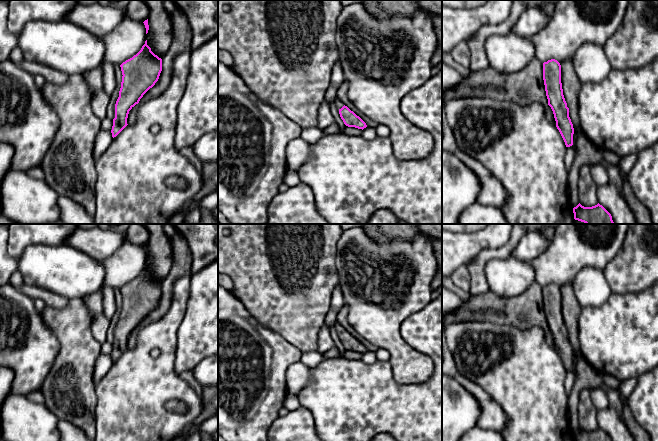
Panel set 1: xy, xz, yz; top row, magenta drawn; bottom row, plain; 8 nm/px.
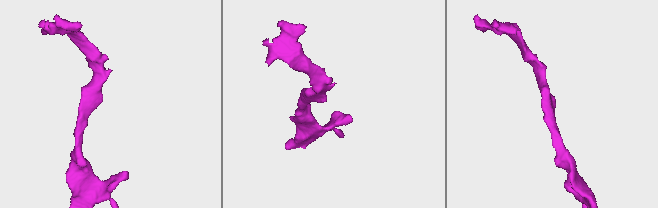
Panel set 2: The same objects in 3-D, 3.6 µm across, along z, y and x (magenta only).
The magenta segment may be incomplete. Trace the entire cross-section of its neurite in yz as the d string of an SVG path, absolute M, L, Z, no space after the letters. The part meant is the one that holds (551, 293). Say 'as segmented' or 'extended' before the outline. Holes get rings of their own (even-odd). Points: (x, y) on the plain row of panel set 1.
as segmented; M551 283L543 287L543 304L548 329L553 335L556 351L566 371L570 371L573 369L574 352L569 341L569 332L563 319L561 289L557 284Z

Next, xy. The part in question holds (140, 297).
as segmented; M147 264L141 274L132 282L126 284L121 289L122 306L119 321L115 328L115 342L113 343L112 361L116 361L128 348L129 335L139 327L143 319L152 312L158 305L162 295L162 283L155 279L147 269Z

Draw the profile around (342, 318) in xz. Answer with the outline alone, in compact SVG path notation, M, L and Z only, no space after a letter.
M346 304L343 305L337 315L337 322L342 325L351 335L359 340L367 349L367 351L376 352L379 348L363 338L349 323L348 323L349 308Z

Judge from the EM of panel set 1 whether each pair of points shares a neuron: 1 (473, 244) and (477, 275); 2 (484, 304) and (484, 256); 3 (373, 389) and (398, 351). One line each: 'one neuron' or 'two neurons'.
1: two neurons
2: two neurons
3: two neurons

